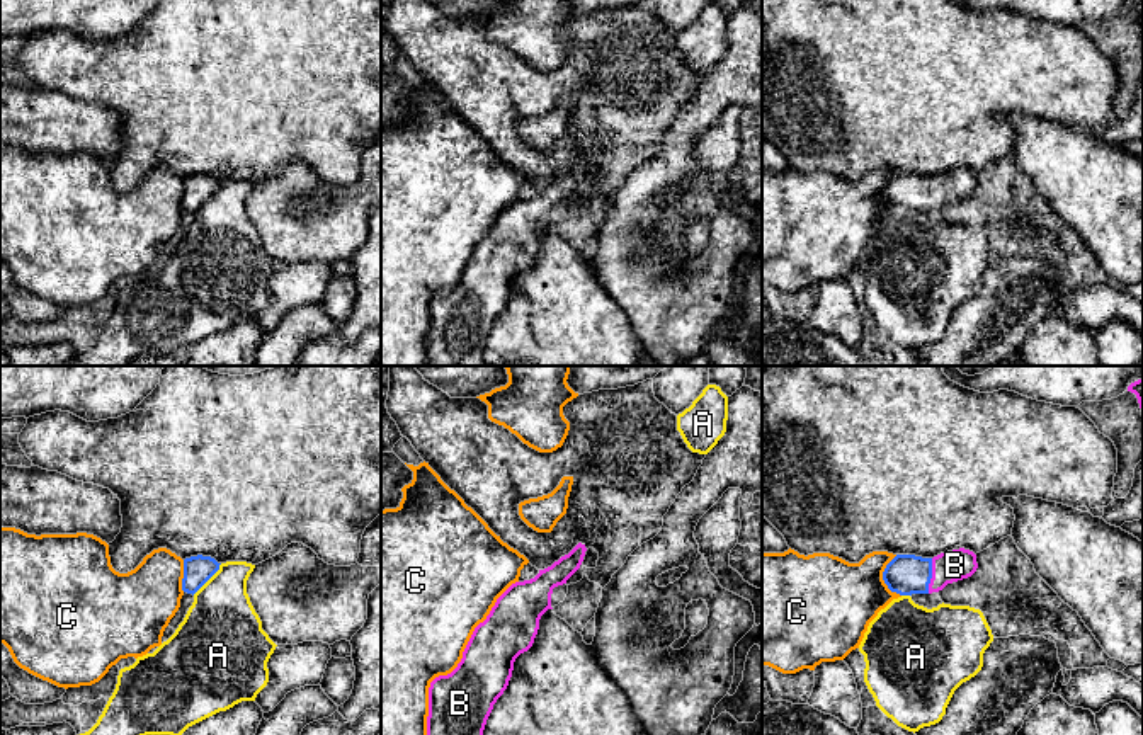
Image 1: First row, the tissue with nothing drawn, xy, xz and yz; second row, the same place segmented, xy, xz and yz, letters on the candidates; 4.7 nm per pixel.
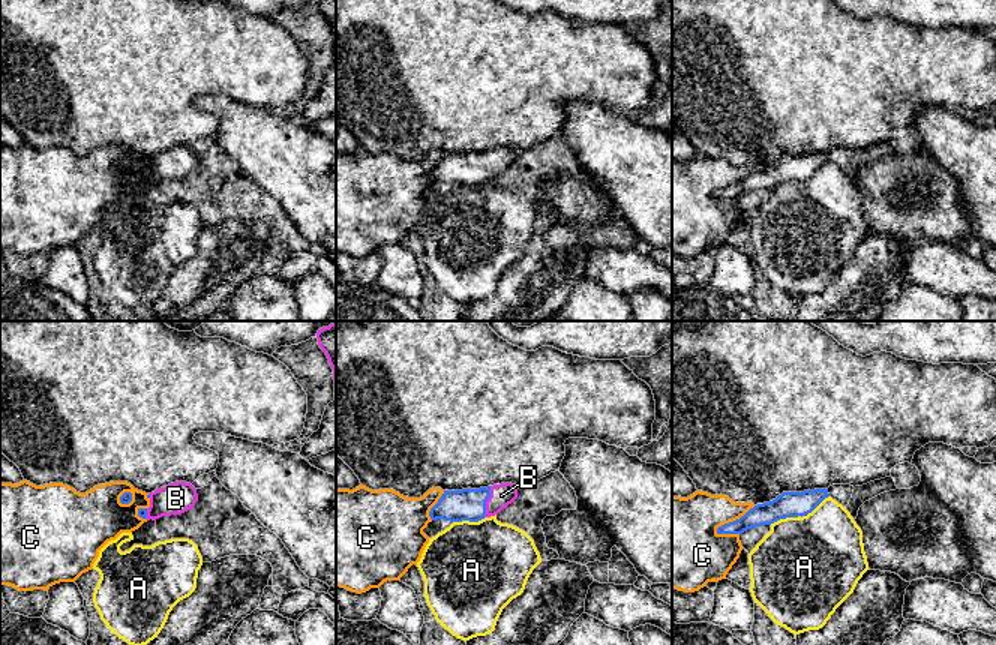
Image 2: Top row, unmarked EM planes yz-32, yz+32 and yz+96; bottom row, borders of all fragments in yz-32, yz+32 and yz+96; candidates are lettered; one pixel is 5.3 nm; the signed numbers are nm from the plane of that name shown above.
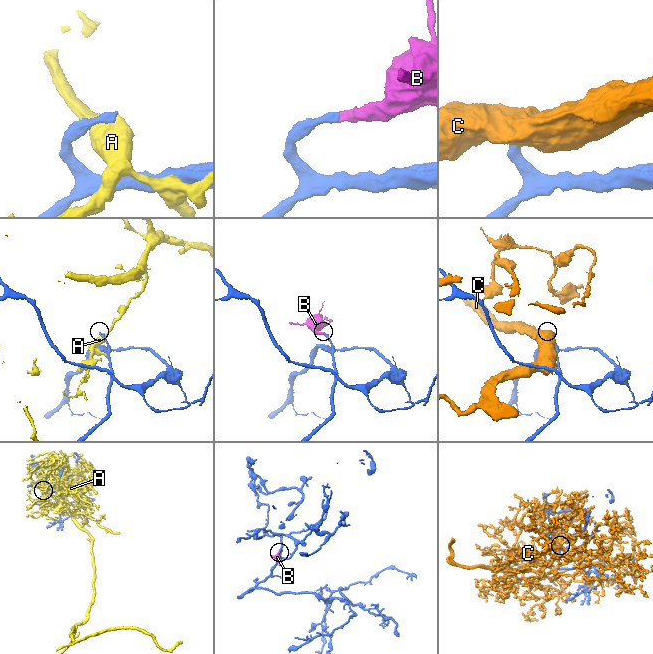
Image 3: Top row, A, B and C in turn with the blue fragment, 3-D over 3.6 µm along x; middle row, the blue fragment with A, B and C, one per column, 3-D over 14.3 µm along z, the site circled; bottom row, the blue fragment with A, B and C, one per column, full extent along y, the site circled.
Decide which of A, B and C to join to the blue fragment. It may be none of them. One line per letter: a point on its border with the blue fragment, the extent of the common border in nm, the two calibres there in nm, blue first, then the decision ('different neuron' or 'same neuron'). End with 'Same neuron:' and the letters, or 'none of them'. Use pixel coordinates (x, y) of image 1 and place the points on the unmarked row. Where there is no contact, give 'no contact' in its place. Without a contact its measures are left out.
A: contact xy (208, 198); length 200 nm; calibres 140 and 360 nm; different neuron
B: contact yz (931, 194); length 170 nm; calibres 190 and 150 nm; same neuron
C: contact yz (883, 196); length 200 nm; calibres 190 and 380 nm; different neuron
Same neuron: B

